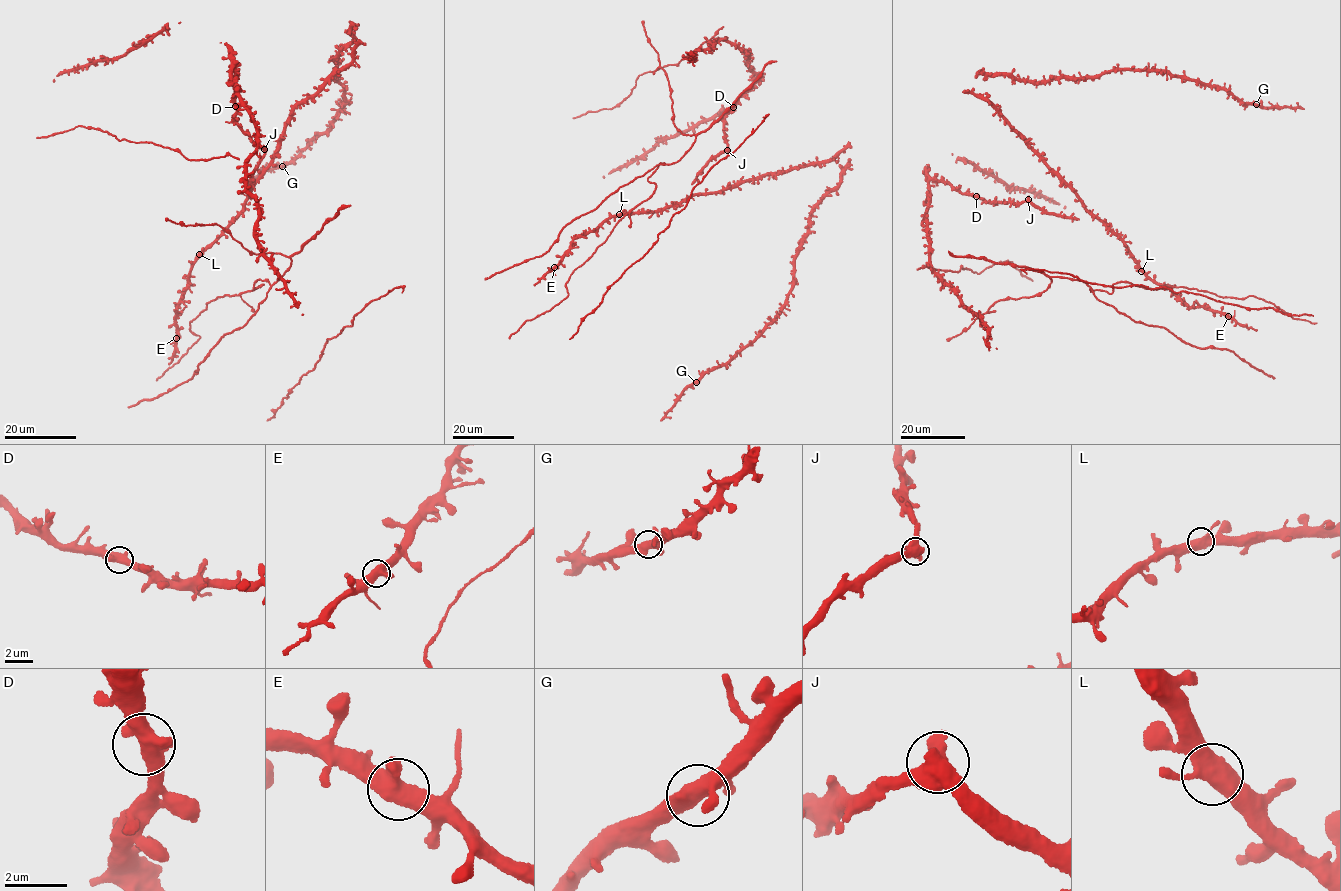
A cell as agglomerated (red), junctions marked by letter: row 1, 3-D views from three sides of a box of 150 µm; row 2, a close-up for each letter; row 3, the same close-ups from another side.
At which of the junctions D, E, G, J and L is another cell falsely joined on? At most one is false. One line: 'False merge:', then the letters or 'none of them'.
False merge: none of them

